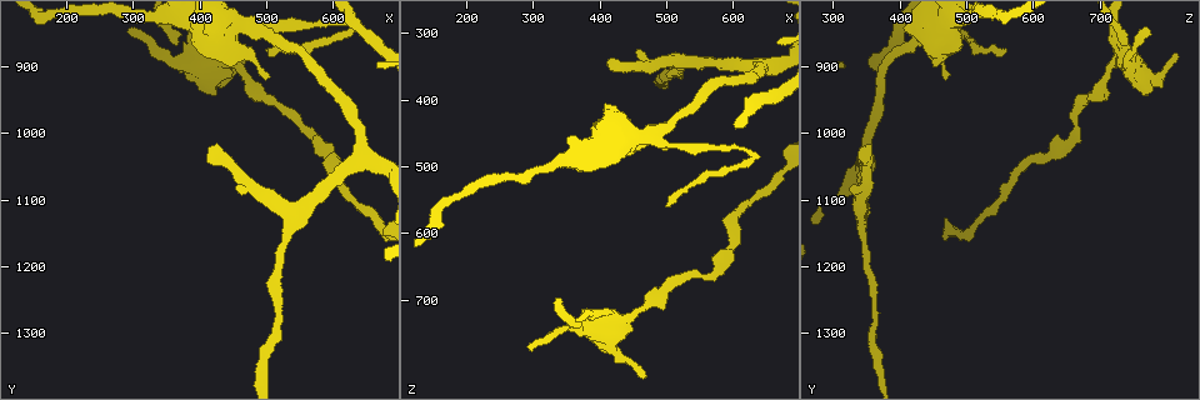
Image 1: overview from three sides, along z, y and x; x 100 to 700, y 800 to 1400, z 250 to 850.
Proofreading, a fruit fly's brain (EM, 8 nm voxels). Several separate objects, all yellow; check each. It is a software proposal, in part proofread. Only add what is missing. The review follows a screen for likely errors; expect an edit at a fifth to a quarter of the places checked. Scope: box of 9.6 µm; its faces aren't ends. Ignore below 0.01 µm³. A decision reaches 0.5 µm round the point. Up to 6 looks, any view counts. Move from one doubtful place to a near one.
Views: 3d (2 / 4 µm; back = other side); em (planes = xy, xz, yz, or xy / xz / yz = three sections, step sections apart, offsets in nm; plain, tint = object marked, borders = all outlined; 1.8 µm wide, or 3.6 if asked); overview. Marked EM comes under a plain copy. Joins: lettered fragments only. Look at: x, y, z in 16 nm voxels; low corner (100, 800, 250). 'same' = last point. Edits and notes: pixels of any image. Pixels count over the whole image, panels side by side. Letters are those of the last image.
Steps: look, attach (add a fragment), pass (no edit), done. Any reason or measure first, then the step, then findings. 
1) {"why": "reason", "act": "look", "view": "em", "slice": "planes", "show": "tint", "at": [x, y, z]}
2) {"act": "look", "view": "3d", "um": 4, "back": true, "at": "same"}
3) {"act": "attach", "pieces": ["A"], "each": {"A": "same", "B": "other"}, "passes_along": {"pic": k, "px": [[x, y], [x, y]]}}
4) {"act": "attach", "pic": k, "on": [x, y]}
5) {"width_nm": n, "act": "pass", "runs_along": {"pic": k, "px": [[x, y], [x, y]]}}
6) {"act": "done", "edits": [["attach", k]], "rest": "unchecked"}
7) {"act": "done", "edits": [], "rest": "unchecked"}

{"why": "arms part here", "act": "look", "view": "em", "slice": "yz", "step": 16, "show": "tint", "at": [550, 1115, 345]}

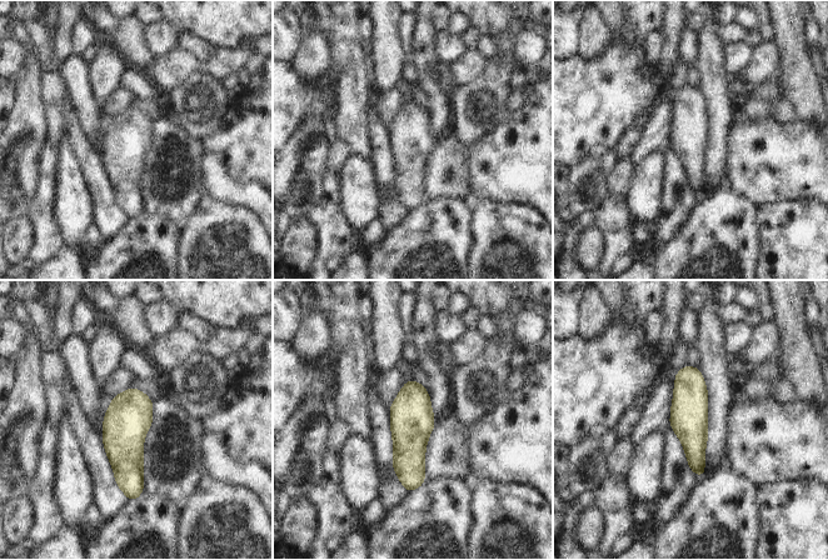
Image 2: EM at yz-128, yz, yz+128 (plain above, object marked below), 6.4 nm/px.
{"act": "look", "view": "em", "slice": "planes", "show": "tint", "at": "same"}

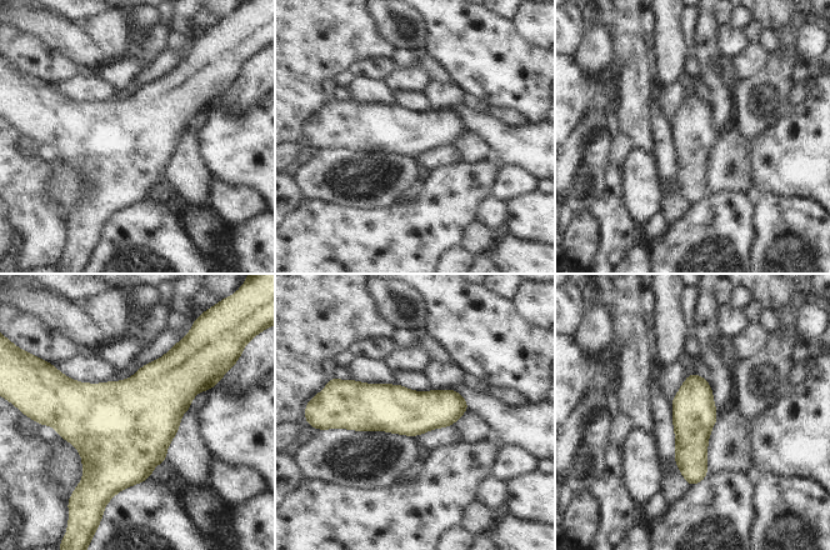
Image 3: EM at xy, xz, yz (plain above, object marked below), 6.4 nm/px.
{"why": "what lies round it", "act": "look", "view": "em", "slice": "planes", "show": "borders", "at": "same"}

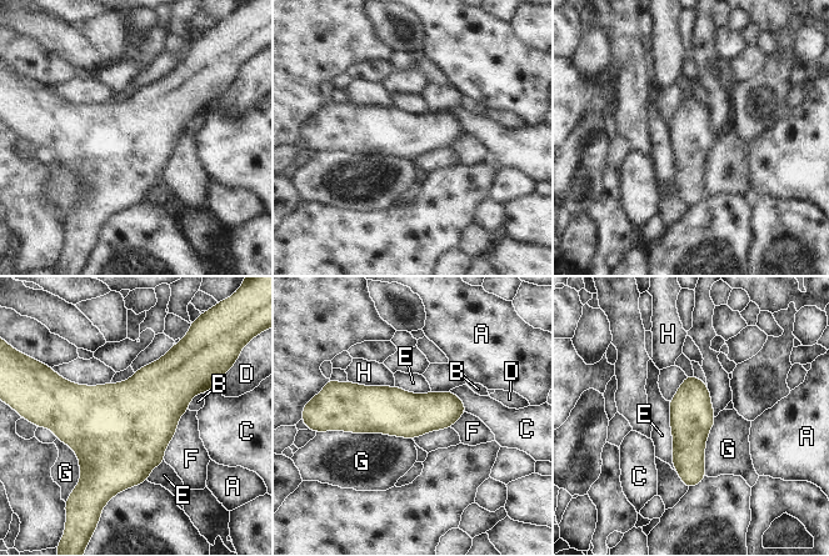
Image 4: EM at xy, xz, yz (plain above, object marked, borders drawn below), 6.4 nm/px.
{"act": "pass", "each": {"A": "other", "B": "other", "C": "other", "D": "other", "E": "other", "F": "other", "G": "other", "H": "other"}, "runs_along": {"pic": 4, "px": [[462, 407], [338, 410]]}, "found": "no lettered fragment goes on from it"}

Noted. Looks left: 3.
{"why": "an open end", "act": "look", "view": "3d", "um": 4, "at": [410, 1045, 345]}

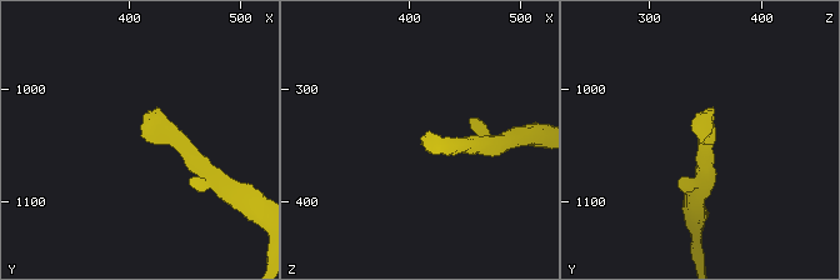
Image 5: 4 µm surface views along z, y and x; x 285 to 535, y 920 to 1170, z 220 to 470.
{"why": "need the tissue", "act": "look", "view": "em", "slice": "yz", "step": 16, "show": "tint", "at": [412, 1040, 348]}

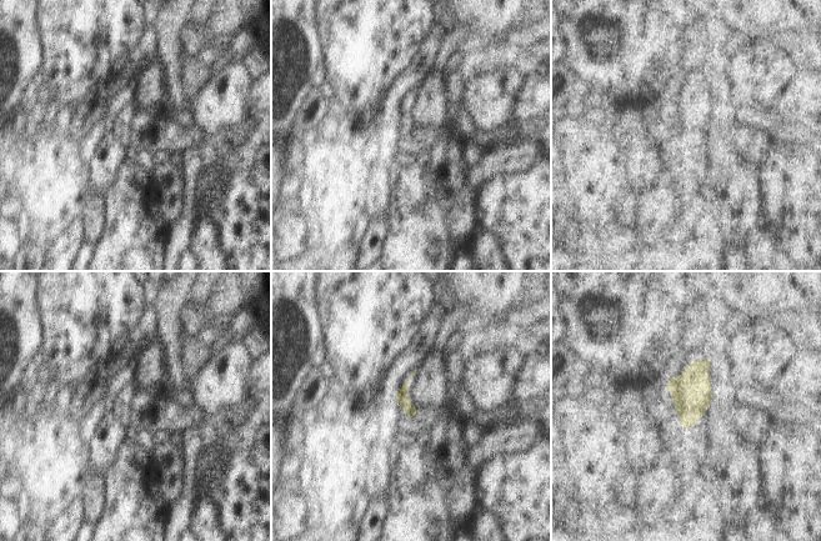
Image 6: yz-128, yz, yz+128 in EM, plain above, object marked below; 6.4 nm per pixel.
{"why": "cut it another way", "act": "look", "view": "em", "slice": "planes", "show": "borders", "at": "same"}

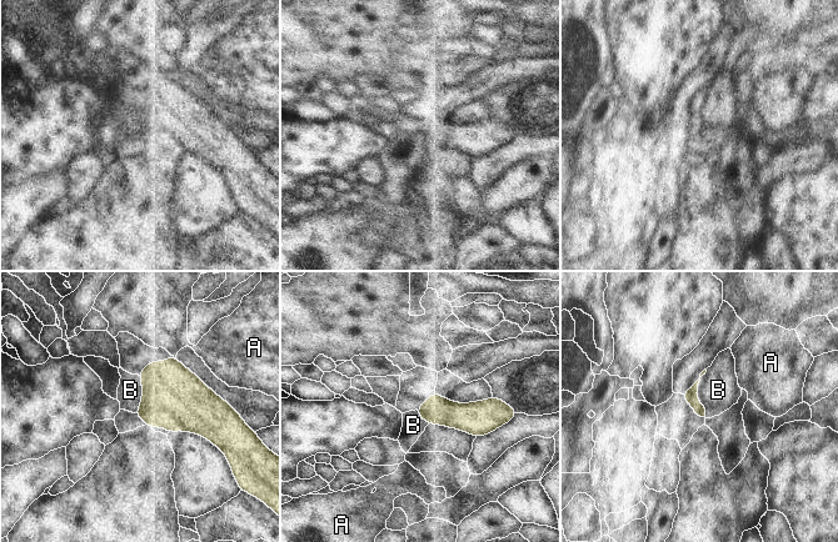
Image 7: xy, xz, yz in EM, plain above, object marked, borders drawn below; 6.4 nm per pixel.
{"act": "attach", "pieces": ["B"], "each": {"A": "other", "B": "same"}, "passes_along": {"pic": 7, "px": [[691, 395], [696, 394], [718, 390]]}, "found": "it goes on there"}

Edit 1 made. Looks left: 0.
{"act": "done", "edits": [["attach", 7]], "rest": "unchecked"}

